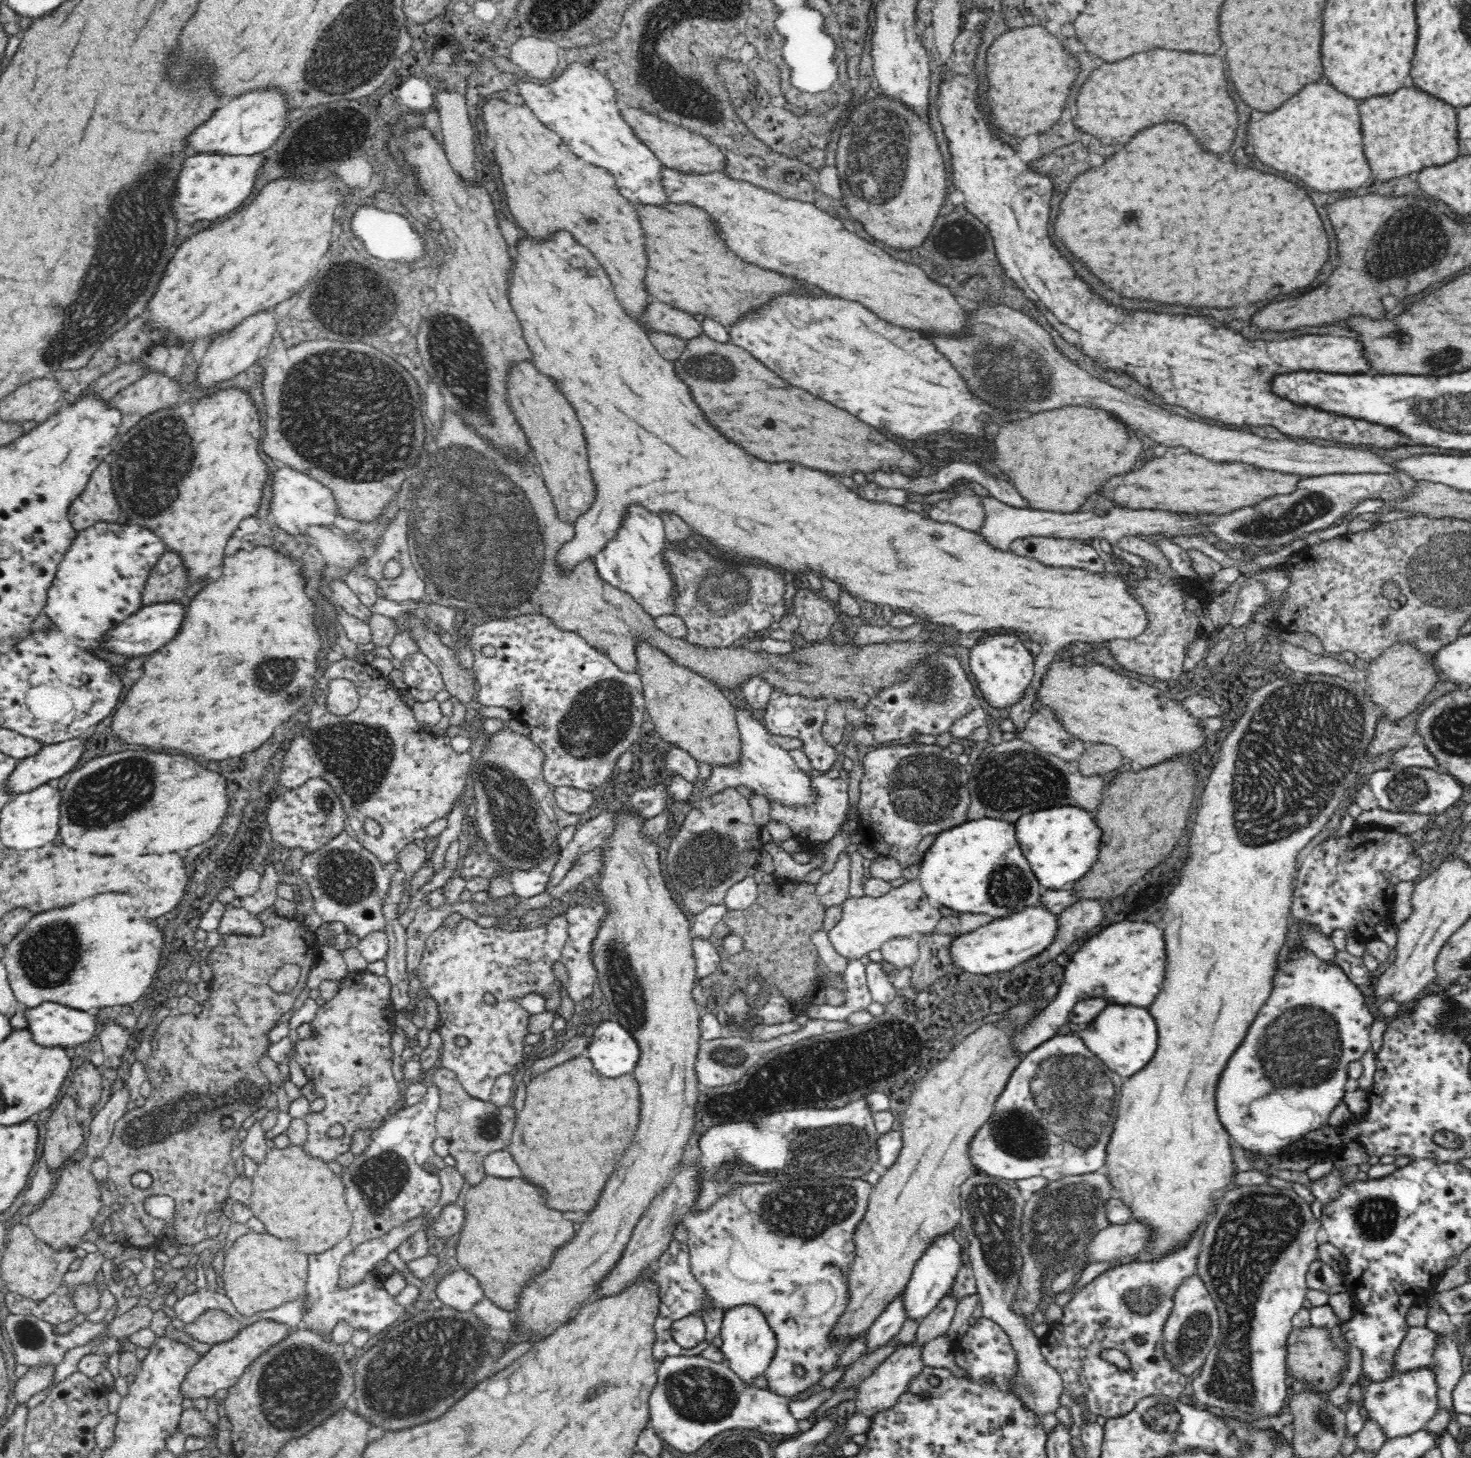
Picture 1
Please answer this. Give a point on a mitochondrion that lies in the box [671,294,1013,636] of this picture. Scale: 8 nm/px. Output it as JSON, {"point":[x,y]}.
{"point":[721,599]}

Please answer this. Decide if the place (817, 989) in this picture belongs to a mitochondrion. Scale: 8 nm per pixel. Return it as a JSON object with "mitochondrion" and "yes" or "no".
{"mitochondrion":"no"}

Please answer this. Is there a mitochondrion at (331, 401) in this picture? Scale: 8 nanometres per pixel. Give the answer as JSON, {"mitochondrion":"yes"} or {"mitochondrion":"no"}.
{"mitochondrion":"yes"}

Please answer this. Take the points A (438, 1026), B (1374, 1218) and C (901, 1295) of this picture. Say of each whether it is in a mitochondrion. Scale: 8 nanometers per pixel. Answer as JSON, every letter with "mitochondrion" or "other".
{"A":"other","B":"mitochondrion","C":"other"}

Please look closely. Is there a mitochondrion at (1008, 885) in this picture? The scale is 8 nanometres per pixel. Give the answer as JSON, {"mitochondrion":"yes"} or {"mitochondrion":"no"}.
{"mitochondrion":"yes"}

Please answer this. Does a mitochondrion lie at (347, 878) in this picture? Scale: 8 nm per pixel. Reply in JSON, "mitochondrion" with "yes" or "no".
{"mitochondrion":"yes"}

